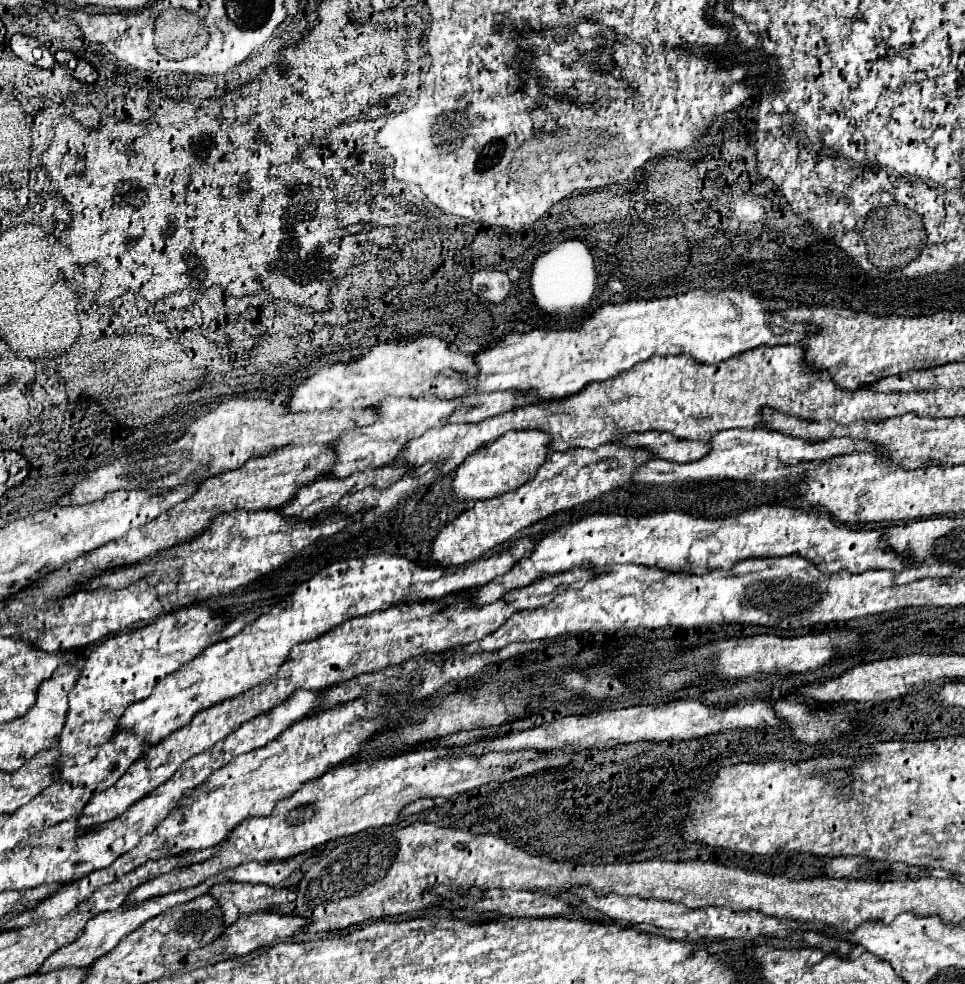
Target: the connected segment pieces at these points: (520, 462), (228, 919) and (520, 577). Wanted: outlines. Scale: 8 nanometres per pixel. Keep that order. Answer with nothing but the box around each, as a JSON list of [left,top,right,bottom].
[[452,431,548,501],[210,883,292,925],[462,505,906,607]]

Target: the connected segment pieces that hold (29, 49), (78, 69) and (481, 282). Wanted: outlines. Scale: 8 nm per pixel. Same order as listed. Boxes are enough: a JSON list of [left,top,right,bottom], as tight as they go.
[[10,33,54,67],[70,59,98,83],[472,271,512,303]]

